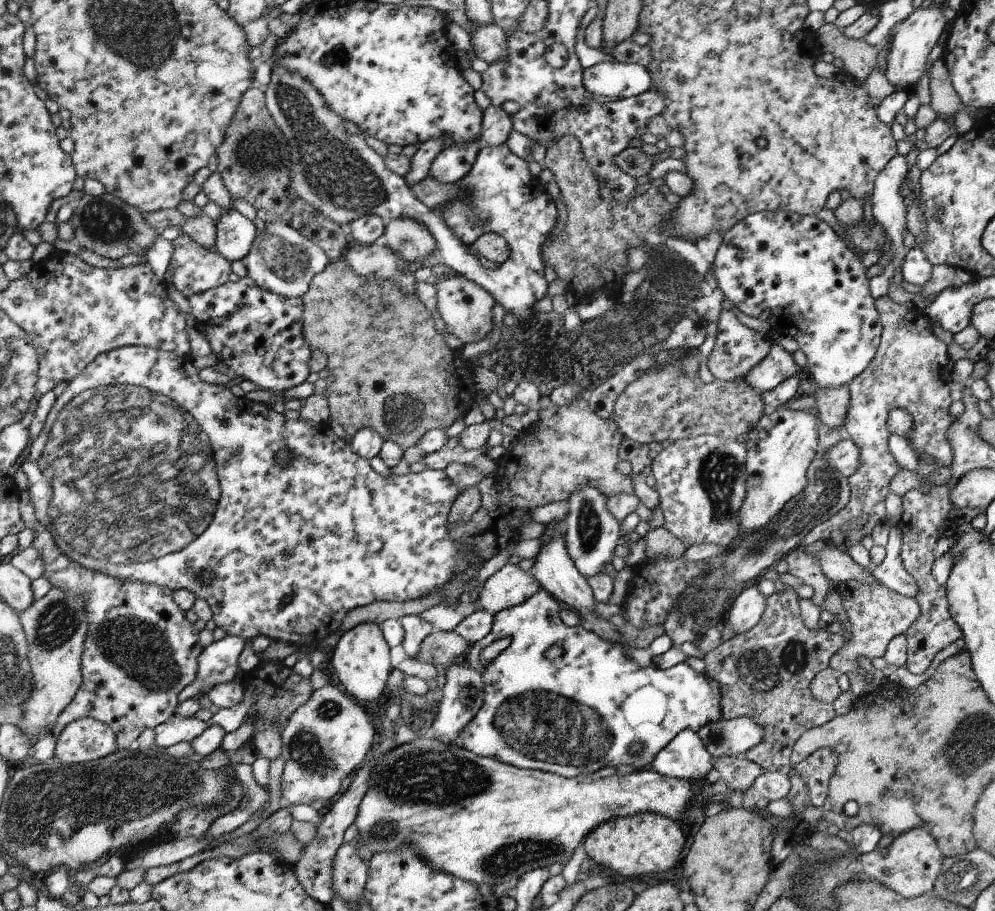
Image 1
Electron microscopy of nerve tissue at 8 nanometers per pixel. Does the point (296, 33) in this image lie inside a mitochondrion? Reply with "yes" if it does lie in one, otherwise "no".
no

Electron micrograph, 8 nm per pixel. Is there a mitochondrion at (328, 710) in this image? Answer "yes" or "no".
yes

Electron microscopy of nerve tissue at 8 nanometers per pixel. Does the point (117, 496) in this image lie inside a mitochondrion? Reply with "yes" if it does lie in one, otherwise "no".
yes

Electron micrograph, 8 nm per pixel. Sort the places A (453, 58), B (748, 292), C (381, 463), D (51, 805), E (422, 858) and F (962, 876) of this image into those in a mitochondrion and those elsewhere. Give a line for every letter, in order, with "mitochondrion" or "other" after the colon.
A: other
B: other
C: other
D: mitochondrion
E: other
F: mitochondrion

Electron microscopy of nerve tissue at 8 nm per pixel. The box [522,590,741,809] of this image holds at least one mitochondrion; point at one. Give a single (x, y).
(717, 737)

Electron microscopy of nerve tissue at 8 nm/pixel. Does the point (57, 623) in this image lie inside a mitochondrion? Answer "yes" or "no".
yes

